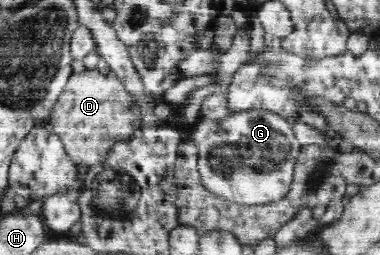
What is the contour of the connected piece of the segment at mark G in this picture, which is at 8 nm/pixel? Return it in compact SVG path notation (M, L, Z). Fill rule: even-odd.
M265 108L236 110L234 115L214 120L201 117L194 125L196 131L188 133L188 139L196 144L199 152L198 173L206 189L217 196L240 205L262 205L281 200L293 183L294 169L298 156L302 153L302 145L294 137L290 125L284 121L284 115L274 113Z

